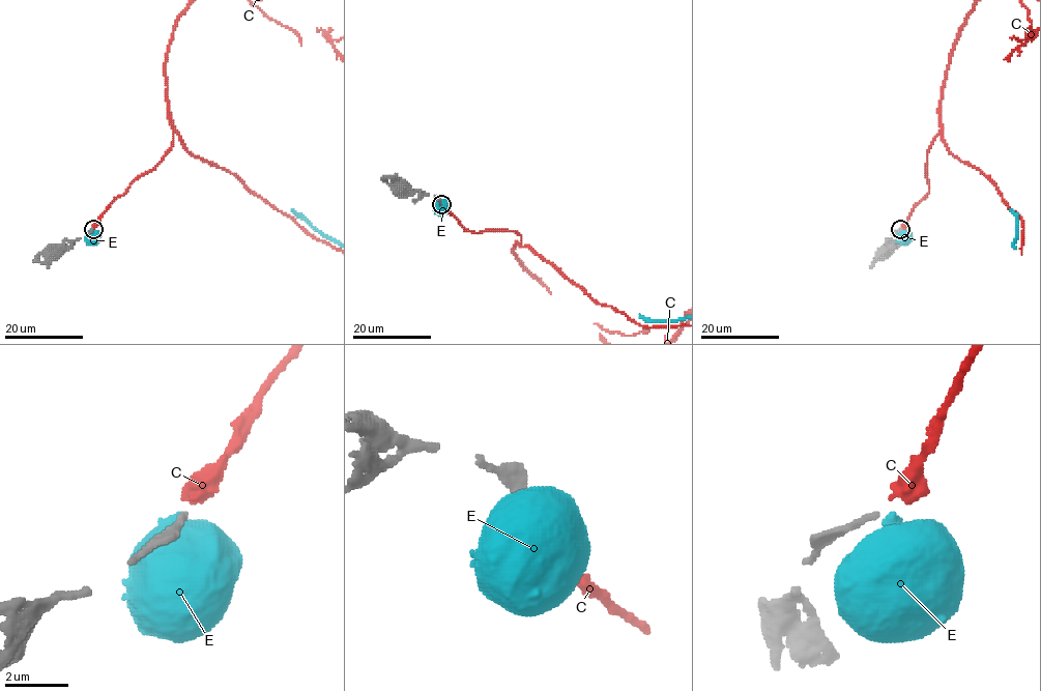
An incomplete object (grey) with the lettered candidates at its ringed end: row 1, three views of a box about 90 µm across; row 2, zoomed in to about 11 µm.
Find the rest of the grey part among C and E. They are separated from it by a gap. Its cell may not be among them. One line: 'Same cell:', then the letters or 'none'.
Same cell: C

